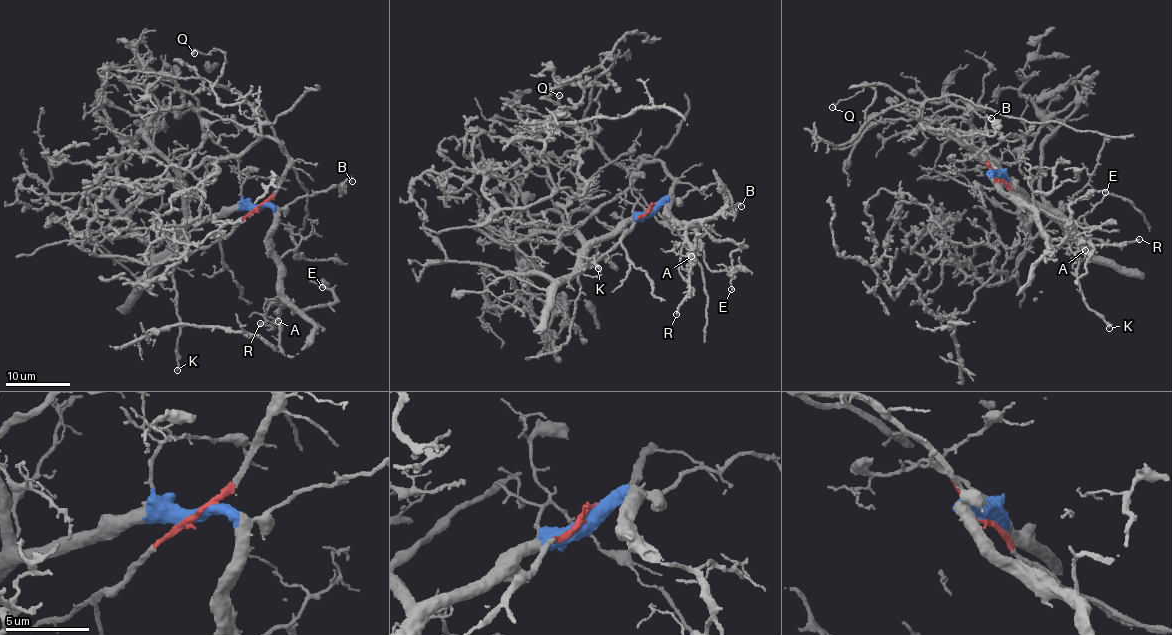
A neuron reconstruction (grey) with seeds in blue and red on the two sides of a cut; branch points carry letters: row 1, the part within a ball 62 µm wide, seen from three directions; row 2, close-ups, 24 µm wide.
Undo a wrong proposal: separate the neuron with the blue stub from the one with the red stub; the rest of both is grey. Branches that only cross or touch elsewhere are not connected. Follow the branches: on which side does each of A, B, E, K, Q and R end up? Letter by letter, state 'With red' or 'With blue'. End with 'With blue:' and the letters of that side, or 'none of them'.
A: With blue
B: With blue
E: With blue
K: With red
Q: With red
R: With blue
With blue: A, B, E, R

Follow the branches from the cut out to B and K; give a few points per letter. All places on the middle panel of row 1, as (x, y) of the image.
B: (651, 207), (677, 201), (691, 190), (711, 184), (725, 189), (732, 207), (741, 206)
K: (651, 207), (629, 233), (580, 268), (582, 272), (589, 257), (595, 254), (598, 269)

